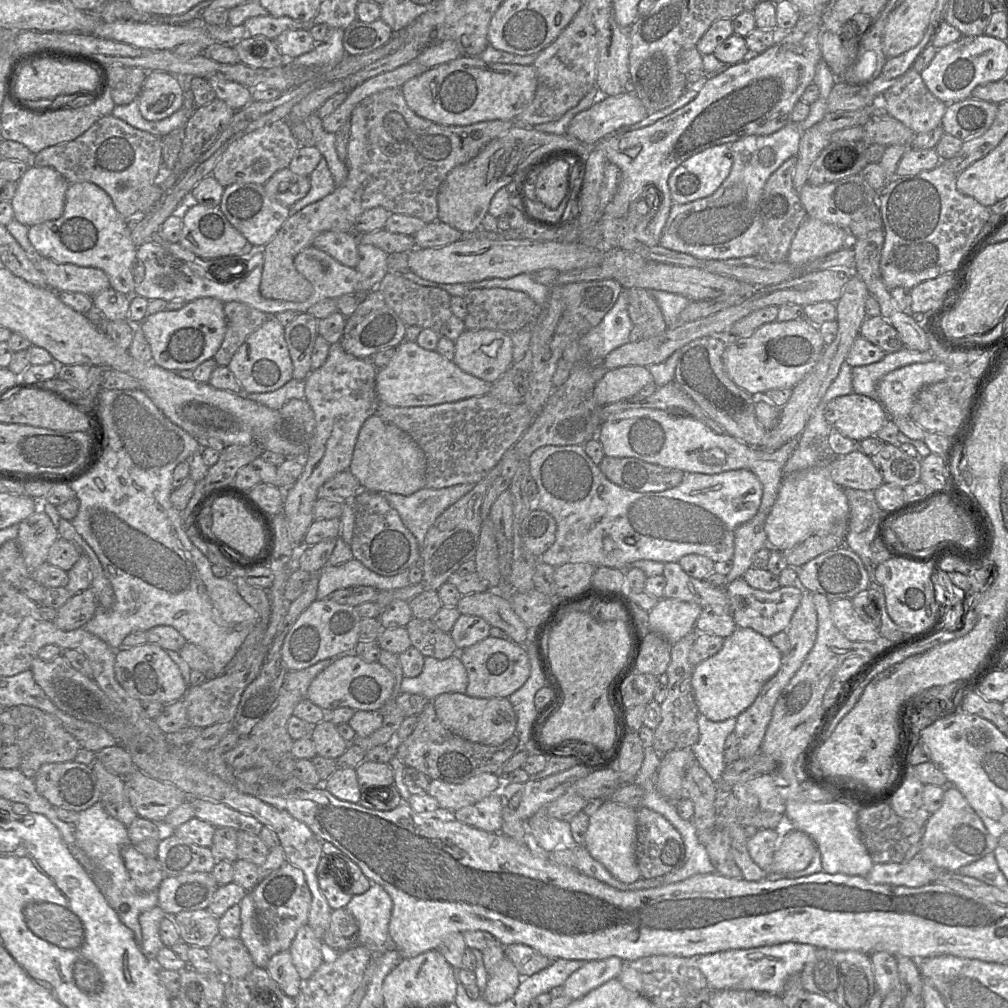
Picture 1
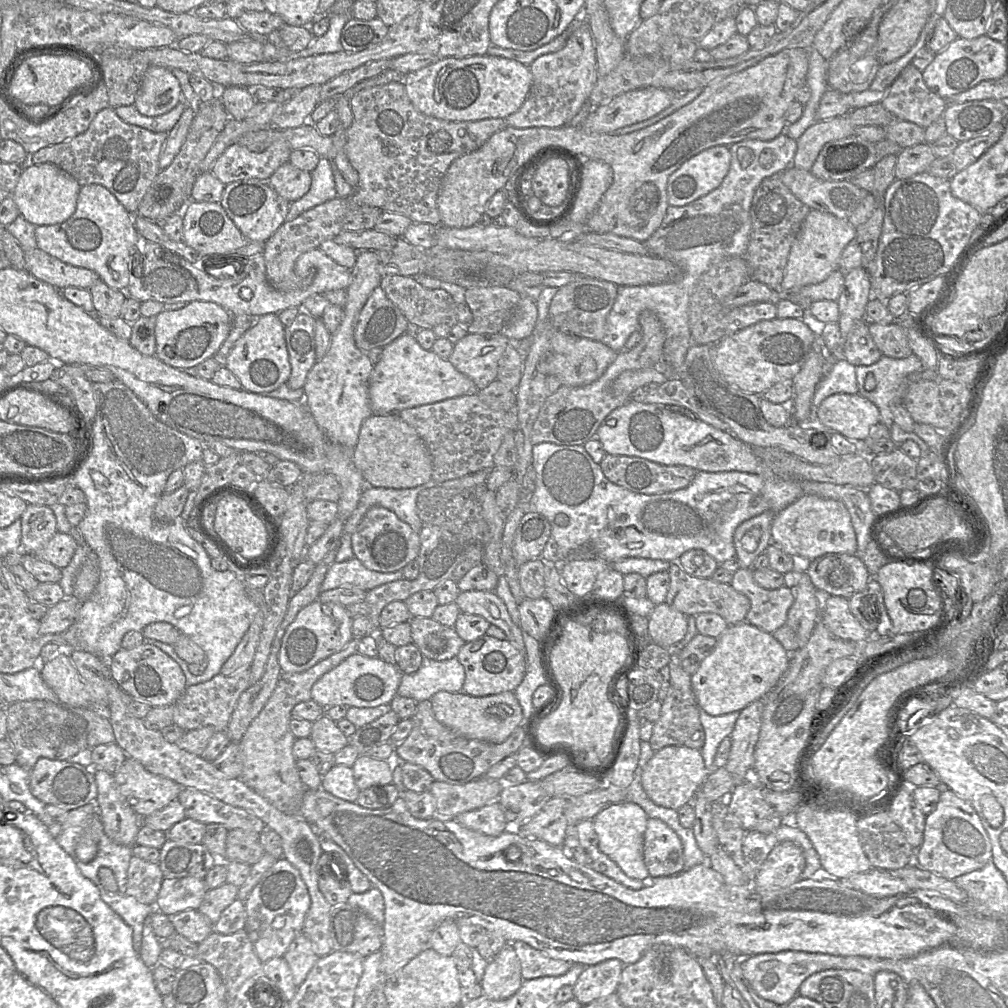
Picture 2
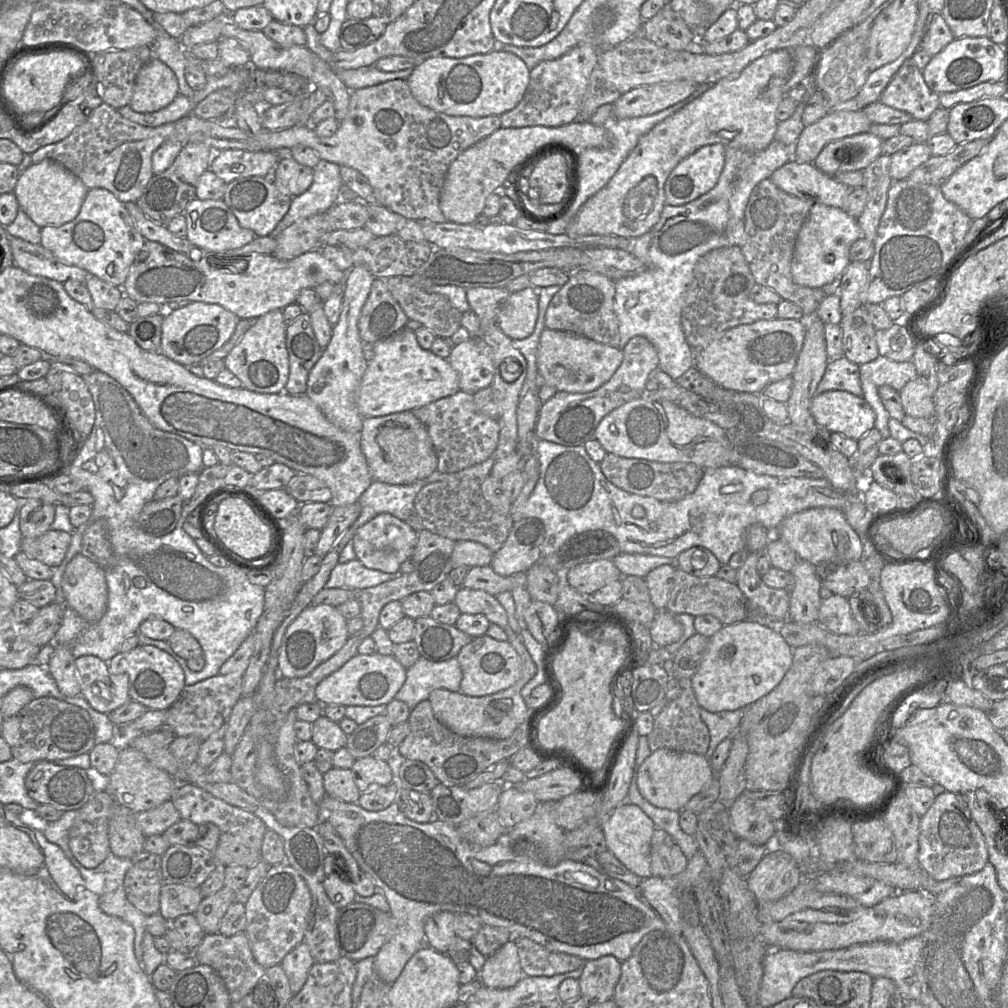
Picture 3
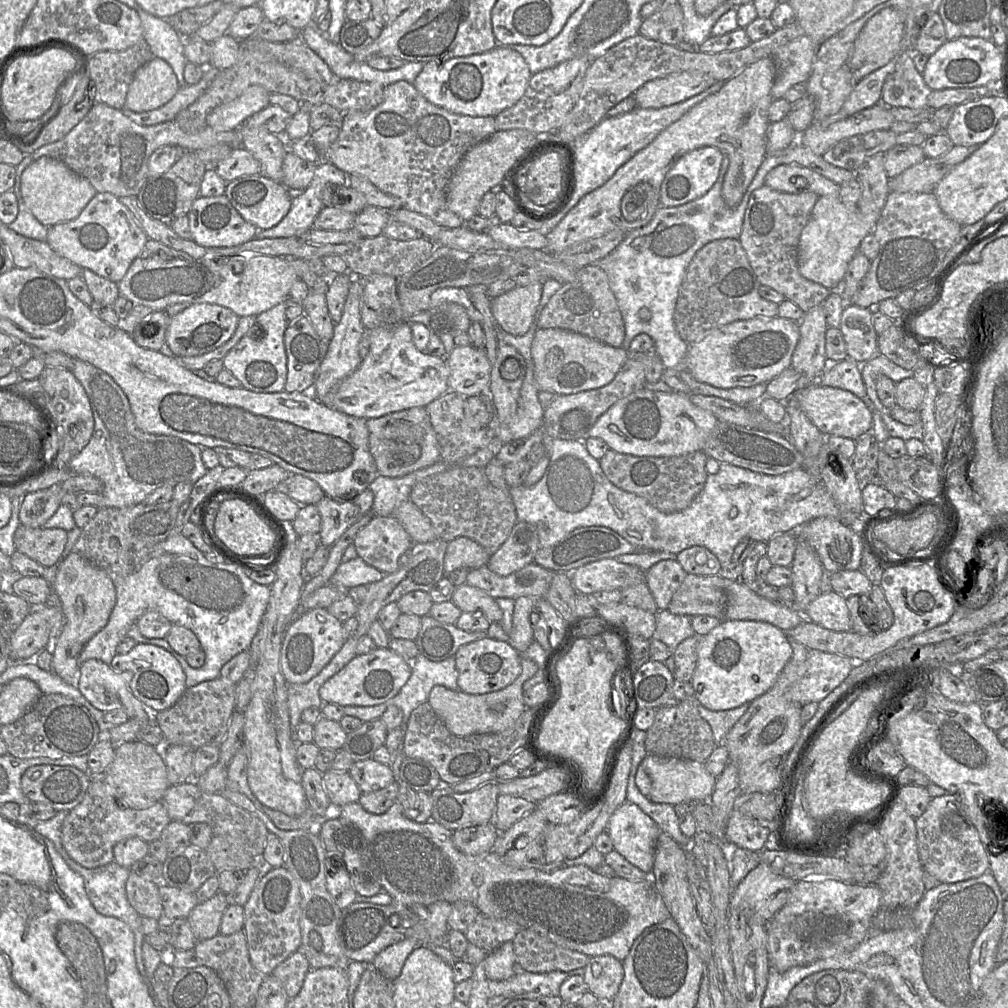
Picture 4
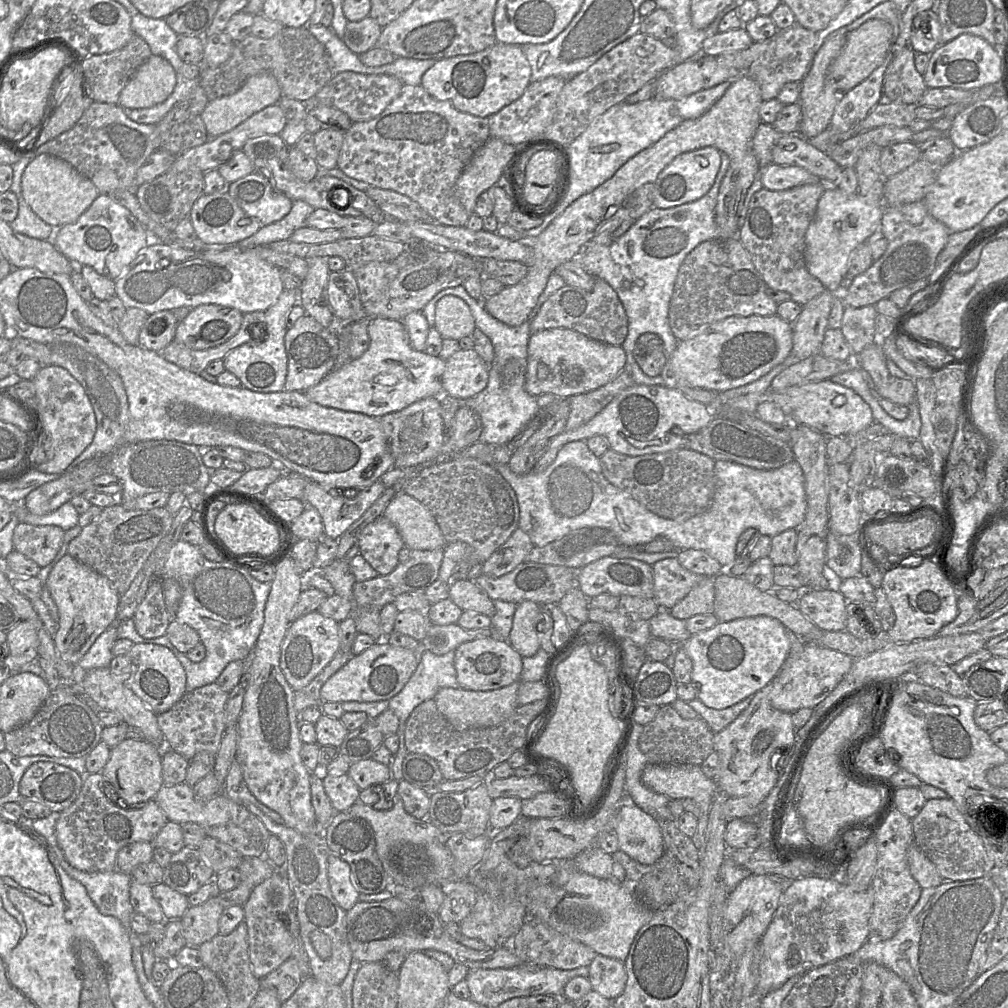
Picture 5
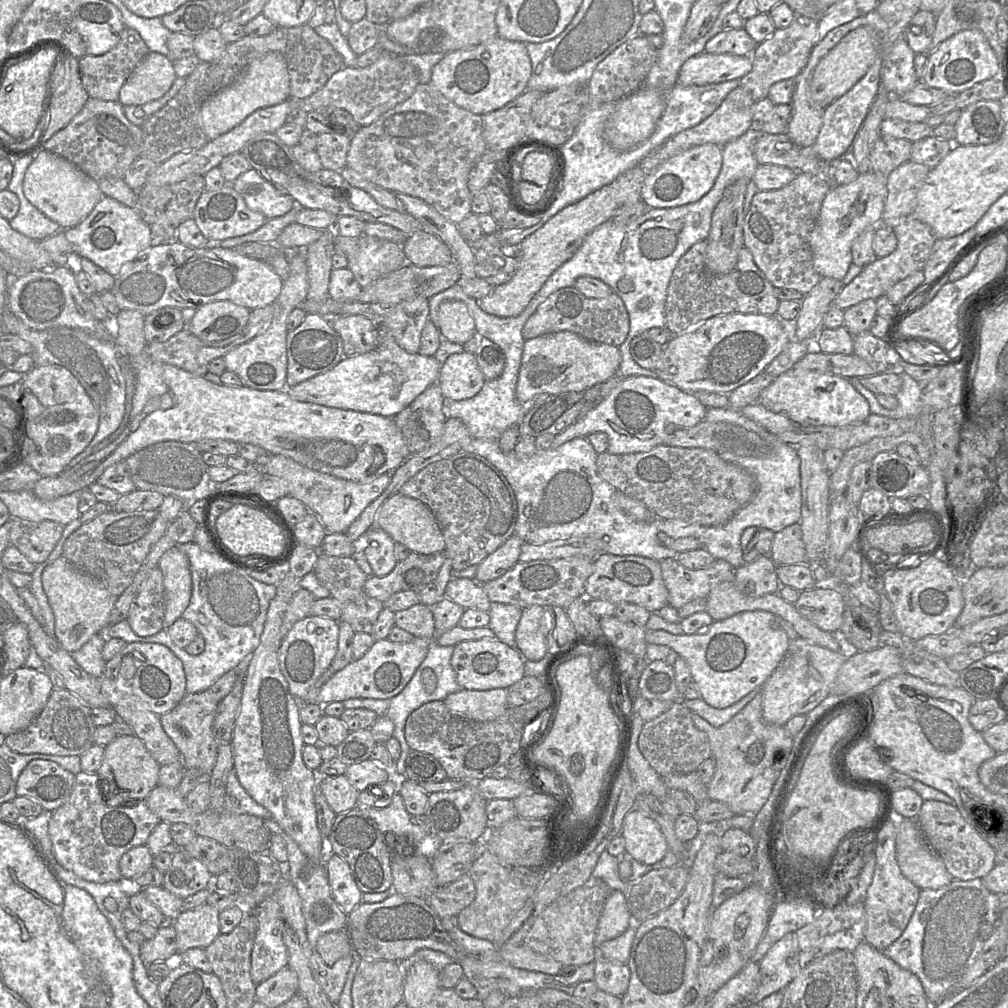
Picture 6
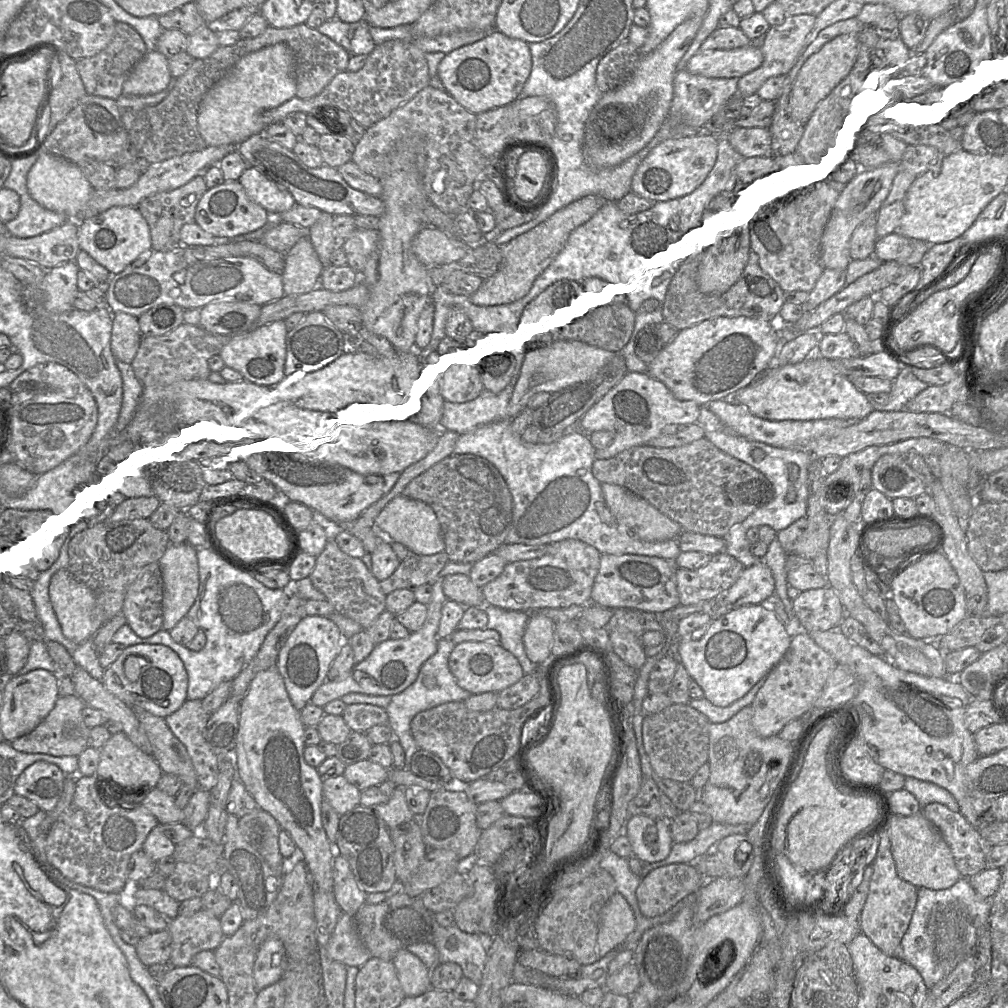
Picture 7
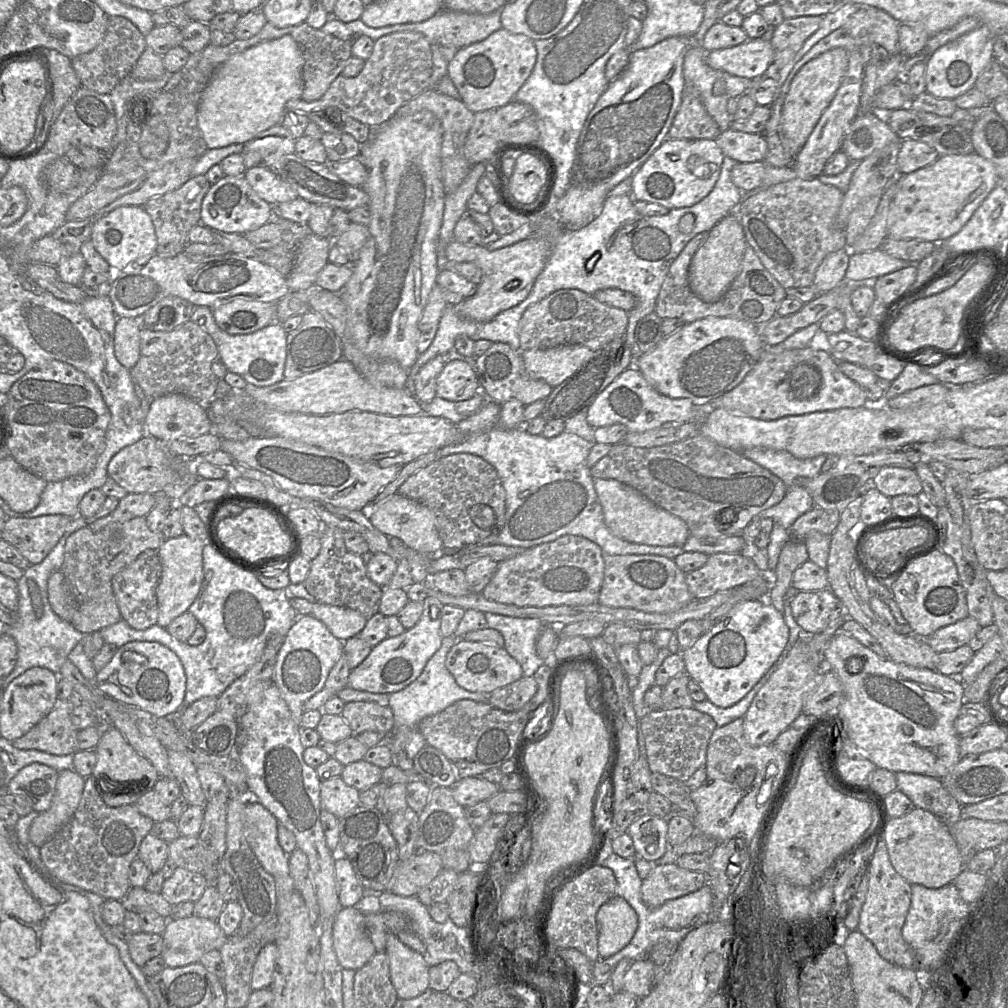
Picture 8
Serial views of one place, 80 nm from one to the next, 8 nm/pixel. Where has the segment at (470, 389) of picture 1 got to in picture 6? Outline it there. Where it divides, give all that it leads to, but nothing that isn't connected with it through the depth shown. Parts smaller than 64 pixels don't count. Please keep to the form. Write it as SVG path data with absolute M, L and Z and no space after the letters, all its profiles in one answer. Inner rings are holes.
M378 324L378 345L367 353L343 357L329 371L286 387L295 400L393 418L430 385L437 383L441 363L434 356L409 353Z

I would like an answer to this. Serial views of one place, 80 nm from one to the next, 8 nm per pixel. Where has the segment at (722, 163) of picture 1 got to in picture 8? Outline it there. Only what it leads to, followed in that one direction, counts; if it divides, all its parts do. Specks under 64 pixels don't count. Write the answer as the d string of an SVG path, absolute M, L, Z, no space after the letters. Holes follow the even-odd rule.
M666 139L631 176L631 195L635 201L647 201L675 209L692 206L704 199L719 178L724 159L714 139Z

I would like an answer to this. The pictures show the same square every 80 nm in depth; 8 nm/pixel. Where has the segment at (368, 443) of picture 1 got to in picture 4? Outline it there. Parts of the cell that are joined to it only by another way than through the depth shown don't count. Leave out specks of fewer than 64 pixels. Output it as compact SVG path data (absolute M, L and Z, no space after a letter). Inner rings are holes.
M413 407L368 419L366 425L369 431L369 450L381 476L402 477L440 460L439 444L425 407Z

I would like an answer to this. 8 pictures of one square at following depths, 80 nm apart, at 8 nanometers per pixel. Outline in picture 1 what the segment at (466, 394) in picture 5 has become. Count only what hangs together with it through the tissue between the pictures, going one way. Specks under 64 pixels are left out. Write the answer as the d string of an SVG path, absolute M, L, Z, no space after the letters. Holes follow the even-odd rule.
M466 329L454 342L453 362L464 372L493 383L514 363L509 333Z

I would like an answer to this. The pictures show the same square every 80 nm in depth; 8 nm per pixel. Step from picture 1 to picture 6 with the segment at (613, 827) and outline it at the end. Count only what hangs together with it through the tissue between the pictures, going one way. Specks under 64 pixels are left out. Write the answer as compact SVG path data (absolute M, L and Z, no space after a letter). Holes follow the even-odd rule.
M637 809L625 815L620 835L625 839L626 854L645 865L659 862L668 851L658 824Z

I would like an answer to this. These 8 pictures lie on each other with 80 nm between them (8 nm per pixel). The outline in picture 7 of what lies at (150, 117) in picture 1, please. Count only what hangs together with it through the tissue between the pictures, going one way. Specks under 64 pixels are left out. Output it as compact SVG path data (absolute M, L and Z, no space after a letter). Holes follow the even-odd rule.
M157 50L147 51L123 84L122 94L147 96L163 91L172 76L168 59Z

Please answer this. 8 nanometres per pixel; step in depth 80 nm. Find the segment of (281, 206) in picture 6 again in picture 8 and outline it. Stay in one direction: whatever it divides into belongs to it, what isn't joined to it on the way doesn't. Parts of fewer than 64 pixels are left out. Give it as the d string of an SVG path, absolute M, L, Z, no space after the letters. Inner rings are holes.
M263 165L247 169L244 177L259 197L270 205L292 201L298 197L288 183Z

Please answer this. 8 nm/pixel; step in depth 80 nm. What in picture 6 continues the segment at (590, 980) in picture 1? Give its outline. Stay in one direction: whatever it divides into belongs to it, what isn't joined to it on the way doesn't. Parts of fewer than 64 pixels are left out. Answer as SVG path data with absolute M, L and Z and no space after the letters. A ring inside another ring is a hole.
M598 955L595 959L594 979L599 990L622 997L628 989L630 969L627 963L610 961Z

